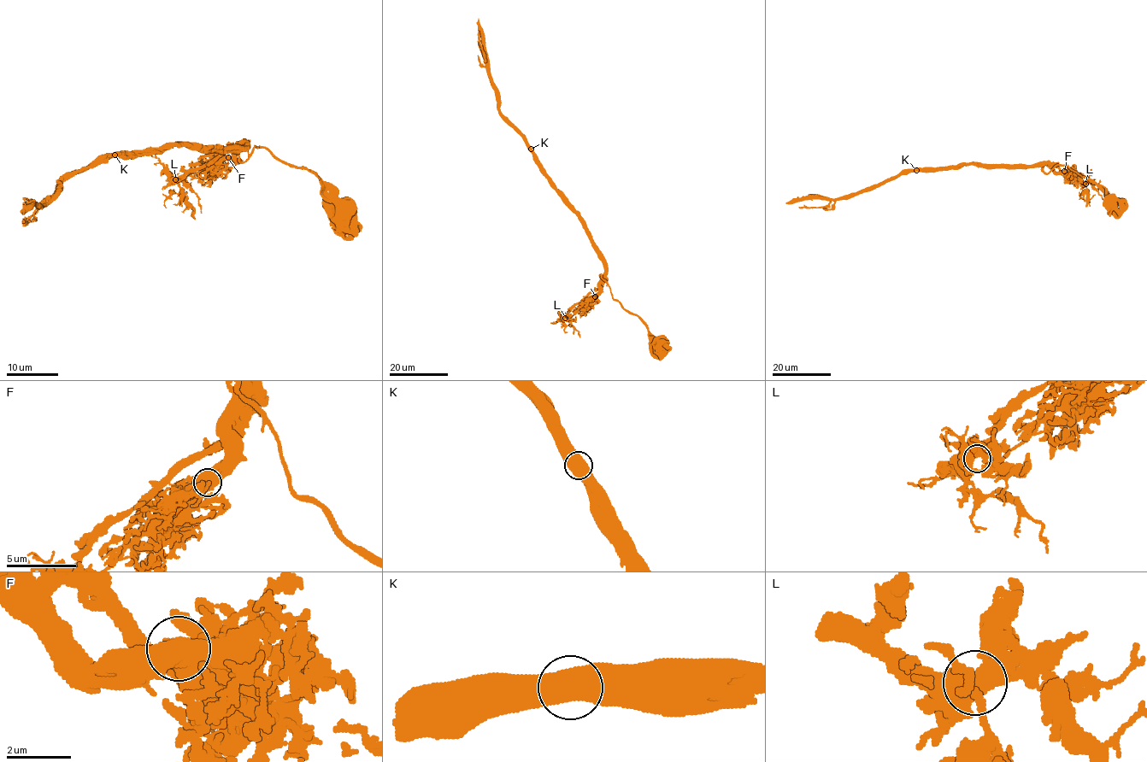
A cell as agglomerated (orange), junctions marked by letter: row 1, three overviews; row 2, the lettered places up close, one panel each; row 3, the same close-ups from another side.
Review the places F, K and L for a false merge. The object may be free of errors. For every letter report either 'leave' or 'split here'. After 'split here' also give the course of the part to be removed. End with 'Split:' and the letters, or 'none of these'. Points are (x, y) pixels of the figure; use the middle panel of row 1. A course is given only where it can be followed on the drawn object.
F: leave
K: split here; course (531, 149), (542, 173), (578, 217), (604, 269), (604, 281), (562, 319), (579, 337)
L: leave
Split: K

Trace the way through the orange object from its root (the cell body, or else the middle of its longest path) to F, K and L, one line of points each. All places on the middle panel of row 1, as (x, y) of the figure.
F: (661, 340), (651, 338), (648, 334), (648, 326), (613, 298), (609, 286), (601, 275), (600, 291), (595, 296)
K: (661, 340), (651, 338), (648, 326), (613, 298), (600, 276), (603, 256), (585, 221), (544, 173), (531, 149)
L: (661, 340), (651, 338), (648, 326), (613, 298), (601, 275), (600, 286), (590, 291), (565, 318)

